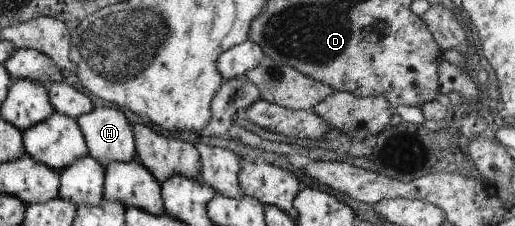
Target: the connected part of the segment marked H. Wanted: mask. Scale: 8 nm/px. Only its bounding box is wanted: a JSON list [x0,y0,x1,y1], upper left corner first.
[76,107,137,169]

